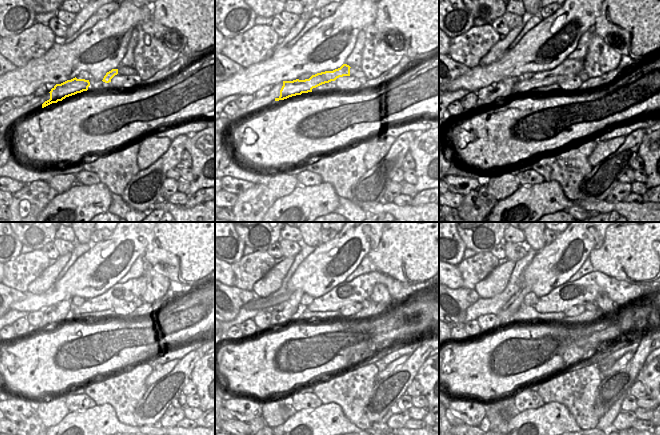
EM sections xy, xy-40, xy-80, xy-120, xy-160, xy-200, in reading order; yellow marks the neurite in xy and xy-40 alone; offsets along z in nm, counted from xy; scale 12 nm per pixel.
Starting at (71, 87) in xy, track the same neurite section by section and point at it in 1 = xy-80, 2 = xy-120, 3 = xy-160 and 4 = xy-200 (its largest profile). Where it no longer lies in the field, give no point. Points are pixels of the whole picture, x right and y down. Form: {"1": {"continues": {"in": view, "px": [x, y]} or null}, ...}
{"1": {"continues": {"in": "xy-80", "px": [568, 68]}}, "2": {"continues": {"in": "xy-120", "px": [121, 293]}}, "3": {"continues": {"in": "xy-160", "px": [355, 291]}}, "4": {"continues": {"in": "xy-200", "px": [585, 290]}}}

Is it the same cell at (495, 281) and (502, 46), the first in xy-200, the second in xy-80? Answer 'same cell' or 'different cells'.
same cell

